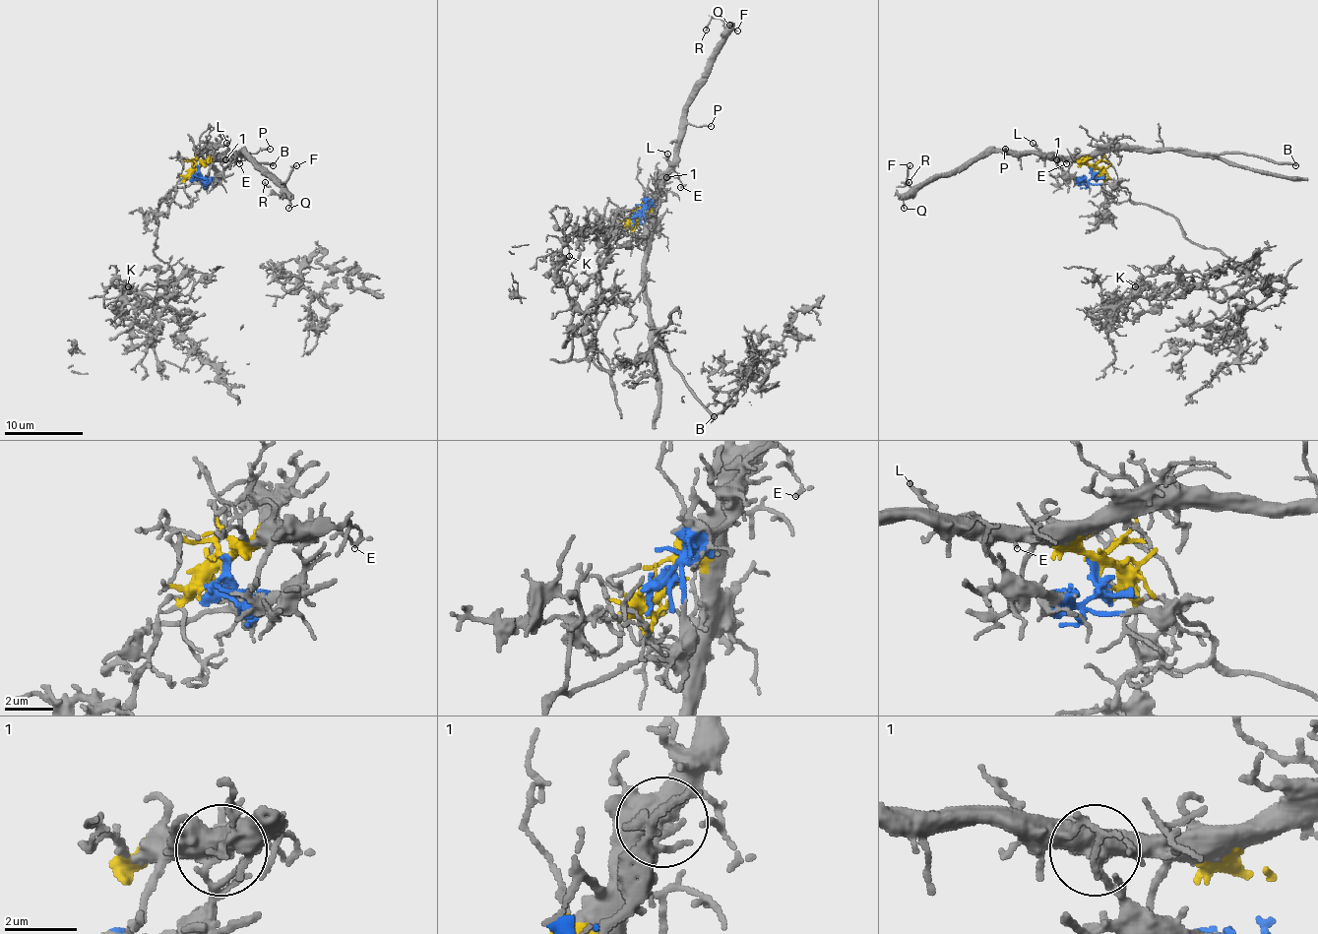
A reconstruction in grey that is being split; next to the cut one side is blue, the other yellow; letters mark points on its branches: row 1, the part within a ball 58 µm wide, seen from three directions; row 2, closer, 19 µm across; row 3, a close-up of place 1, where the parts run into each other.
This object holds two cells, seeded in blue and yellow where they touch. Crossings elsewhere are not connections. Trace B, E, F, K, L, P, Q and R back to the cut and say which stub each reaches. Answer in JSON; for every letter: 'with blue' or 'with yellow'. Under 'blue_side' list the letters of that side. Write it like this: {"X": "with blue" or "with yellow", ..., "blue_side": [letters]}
{"B": "with yellow", "E": "with yellow", "F": "with yellow", "K": "with blue", "L": "with yellow", "P": "with yellow", "Q": "with yellow", "R": "with yellow", "blue_side": ["K"]}

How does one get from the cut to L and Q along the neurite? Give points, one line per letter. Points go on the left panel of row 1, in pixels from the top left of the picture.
L: (197, 173), (203, 163), (222, 159), (228, 154), (226, 142)
Q: (197, 173), (203, 163), (241, 152), (290, 201), (288, 209)

